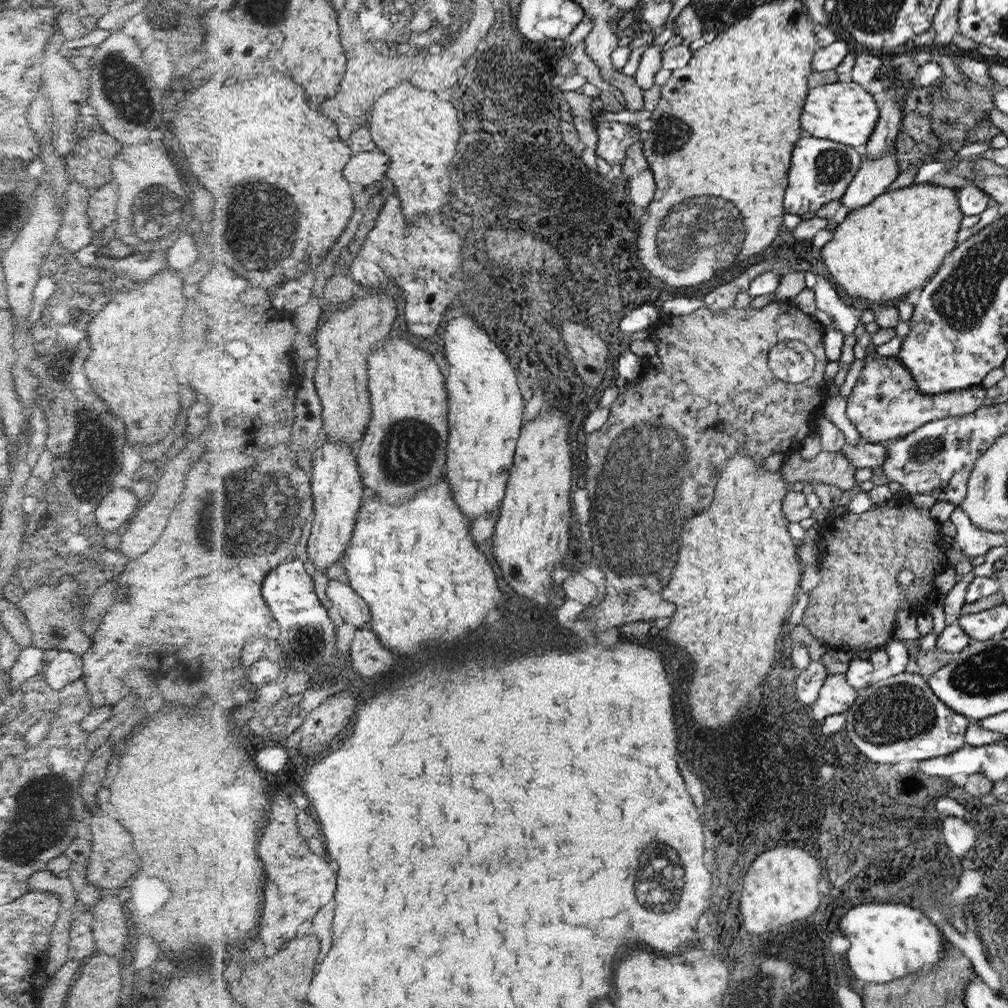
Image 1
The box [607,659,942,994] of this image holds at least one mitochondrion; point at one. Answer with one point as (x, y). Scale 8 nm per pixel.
(894, 713)

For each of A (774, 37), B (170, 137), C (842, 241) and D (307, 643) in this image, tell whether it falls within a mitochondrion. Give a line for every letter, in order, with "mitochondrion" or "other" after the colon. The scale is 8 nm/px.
A: other
B: other
C: other
D: mitochondrion

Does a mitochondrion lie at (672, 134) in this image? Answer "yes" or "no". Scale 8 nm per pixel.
yes

